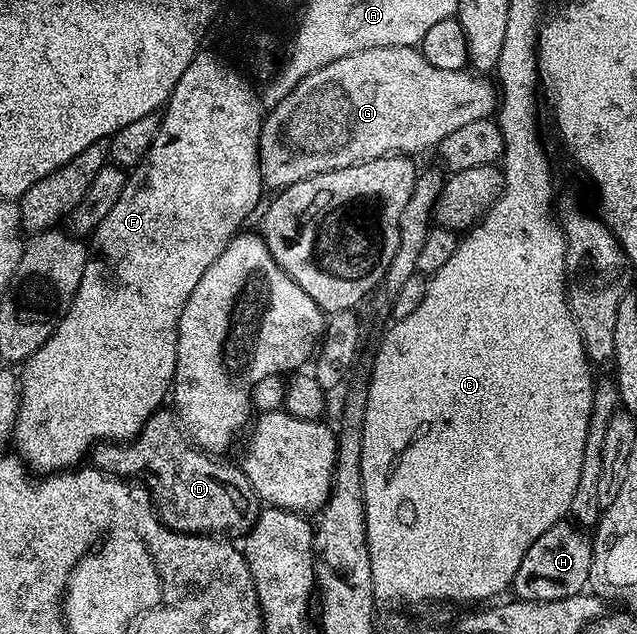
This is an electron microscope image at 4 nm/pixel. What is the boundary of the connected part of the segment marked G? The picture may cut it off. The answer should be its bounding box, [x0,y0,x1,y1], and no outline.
[260,45,498,191]

